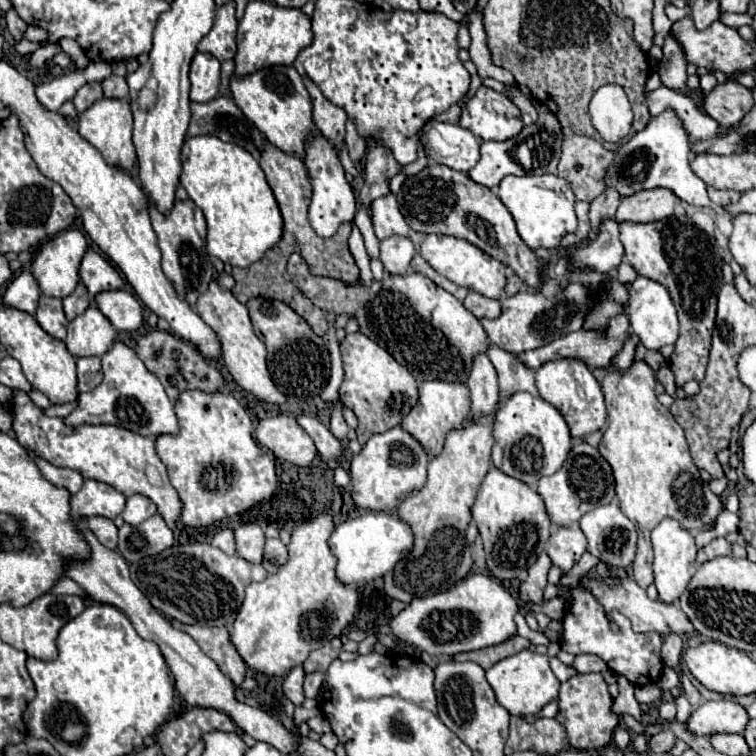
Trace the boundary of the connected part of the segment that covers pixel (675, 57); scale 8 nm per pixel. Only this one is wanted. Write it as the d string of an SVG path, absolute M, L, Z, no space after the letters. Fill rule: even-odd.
M667 35L663 45L663 59L659 61L659 69L657 69L661 85L673 91L685 89L685 81L687 81L685 67L687 63L681 47L677 47L677 41L671 35Z

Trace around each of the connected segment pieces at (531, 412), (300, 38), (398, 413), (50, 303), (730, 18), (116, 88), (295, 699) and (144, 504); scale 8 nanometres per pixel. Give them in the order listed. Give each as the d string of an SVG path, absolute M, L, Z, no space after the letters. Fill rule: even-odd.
M517 393L501 403L493 421L491 463L505 475L535 489L541 477L553 475L565 463L571 447L573 443L565 419L545 399L529 393Z
M251 1L245 9L245 17L237 27L237 53L233 75L245 77L271 65L293 65L297 53L311 41L311 19L303 15L301 9L285 9L275 7L273 3Z
M359 331L345 337L341 343L341 357L345 381L339 389L339 399L357 415L357 441L365 445L371 435L385 433L387 429L401 425L401 419L419 399L419 383L385 349L371 339L365 339Z
M41 295L37 311L35 311L35 319L51 337L61 339L61 341L65 339L67 319L65 319L63 307L61 307L61 299Z
M723 13L721 15L721 21L733 29L741 27L741 25L751 25L751 15L749 13L743 13L743 15L737 15L737 13Z
M109 75L107 79L103 79L101 87L103 87L103 95L111 99L125 99L125 95L129 93L125 77L117 77L117 75Z
M297 665L297 667L293 667L293 669L285 675L285 679L283 679L283 685L281 685L283 695L285 695L293 705L301 705L303 699L305 699L305 695L303 695L303 677L305 677L303 667Z
M133 495L127 499L127 505L125 505L125 511L121 513L121 517L125 519L125 523L135 527L155 513L157 513L157 509L153 507L153 503L149 499L145 499L145 495Z

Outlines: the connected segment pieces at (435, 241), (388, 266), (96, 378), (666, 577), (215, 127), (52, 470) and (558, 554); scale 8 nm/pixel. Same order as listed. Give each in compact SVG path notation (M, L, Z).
M427 235L419 253L439 275L447 277L451 283L459 287L481 293L489 299L501 299L501 295L505 293L505 285L507 285L505 265L497 263L493 257L485 255L481 249L473 247L471 243L465 243L463 239L449 237L449 235Z
M393 235L393 237L381 241L379 259L389 275L405 275L413 255L415 255L415 247L413 247L411 239L407 239L407 237Z
M81 357L77 359L77 379L79 379L79 391L93 391L101 379L101 359L99 357Z
M663 519L653 531L651 531L651 541L653 541L653 551L655 551L655 561L653 561L653 571L655 571L655 587L659 591L661 603L675 603L683 595L685 587L689 585L689 579L693 577L697 569L697 547L693 541L693 533L681 529L681 525L675 519Z
M217 97L209 103L191 103L191 123L187 137L199 135L199 119L205 121L203 133L245 147L255 159L265 147L265 135L243 115L231 97Z
M35 457L35 463L37 463L41 475L43 475L49 483L53 483L55 487L65 487L71 495L75 495L75 493L79 491L81 483L83 483L81 473L77 473L77 471L73 471L73 469L59 469L59 467L51 465L49 461L45 461L45 459L41 459L41 457Z
M579 525L553 529L549 537L547 555L551 557L551 563L555 567L559 567L561 571L569 571L585 551L587 551L587 539L579 529Z

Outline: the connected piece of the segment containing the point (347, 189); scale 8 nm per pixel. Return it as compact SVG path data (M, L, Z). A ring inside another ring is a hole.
M309 135L307 143L305 143L305 151L307 151L305 165L307 165L309 177L313 181L313 199L311 199L309 221L317 235L333 237L343 221L353 221L353 211L357 211L355 193L345 179L337 151L333 151L333 145L325 137Z

